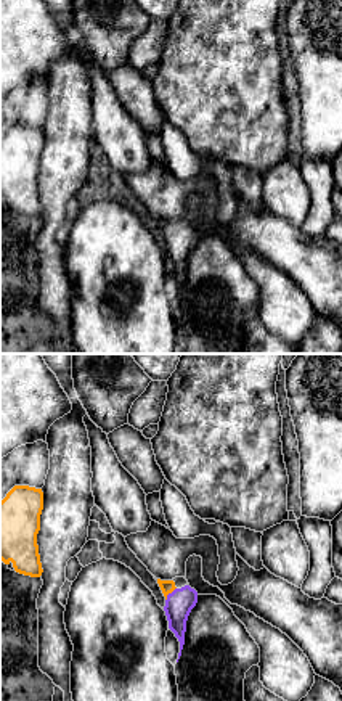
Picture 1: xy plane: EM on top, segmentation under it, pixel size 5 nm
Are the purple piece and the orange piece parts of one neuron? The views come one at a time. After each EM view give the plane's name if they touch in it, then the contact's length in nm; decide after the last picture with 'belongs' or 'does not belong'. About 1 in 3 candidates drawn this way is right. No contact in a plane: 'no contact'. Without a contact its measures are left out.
xy | 90 nm

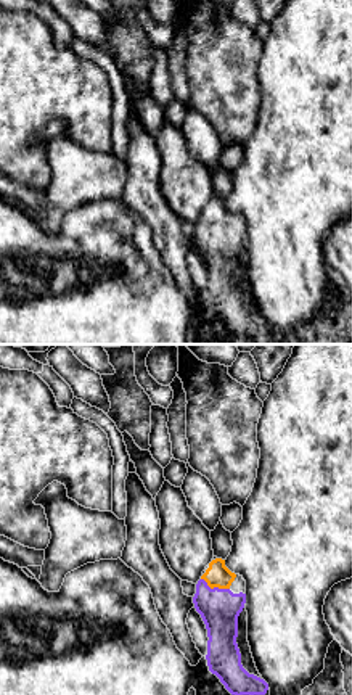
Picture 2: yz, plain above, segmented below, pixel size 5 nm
yz | 160 nm

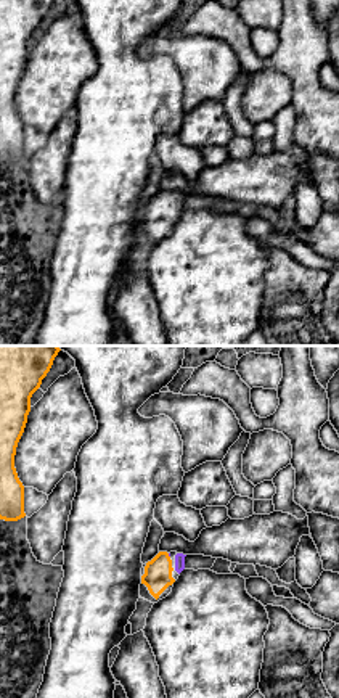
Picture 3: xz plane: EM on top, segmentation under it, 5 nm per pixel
no contact

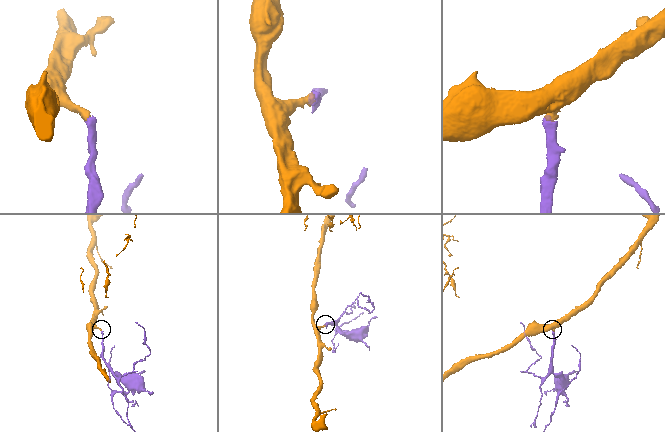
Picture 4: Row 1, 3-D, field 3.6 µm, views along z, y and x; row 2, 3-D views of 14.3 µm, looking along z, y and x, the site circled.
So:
belongs

